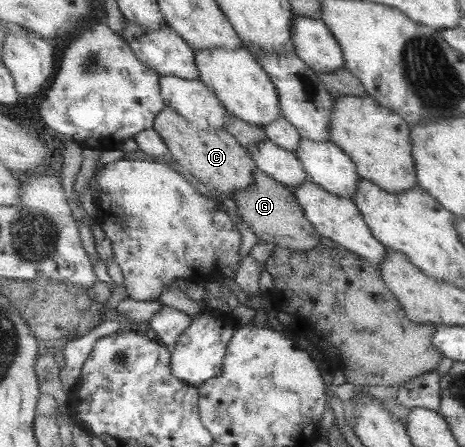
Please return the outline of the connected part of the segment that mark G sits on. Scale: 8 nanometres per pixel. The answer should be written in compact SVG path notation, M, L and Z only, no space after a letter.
M260 168L255 169L255 180L247 188L235 191L232 199L237 205L237 213L249 229L263 241L290 248L292 250L311 250L320 245L322 236L306 213L294 190L270 177Z

